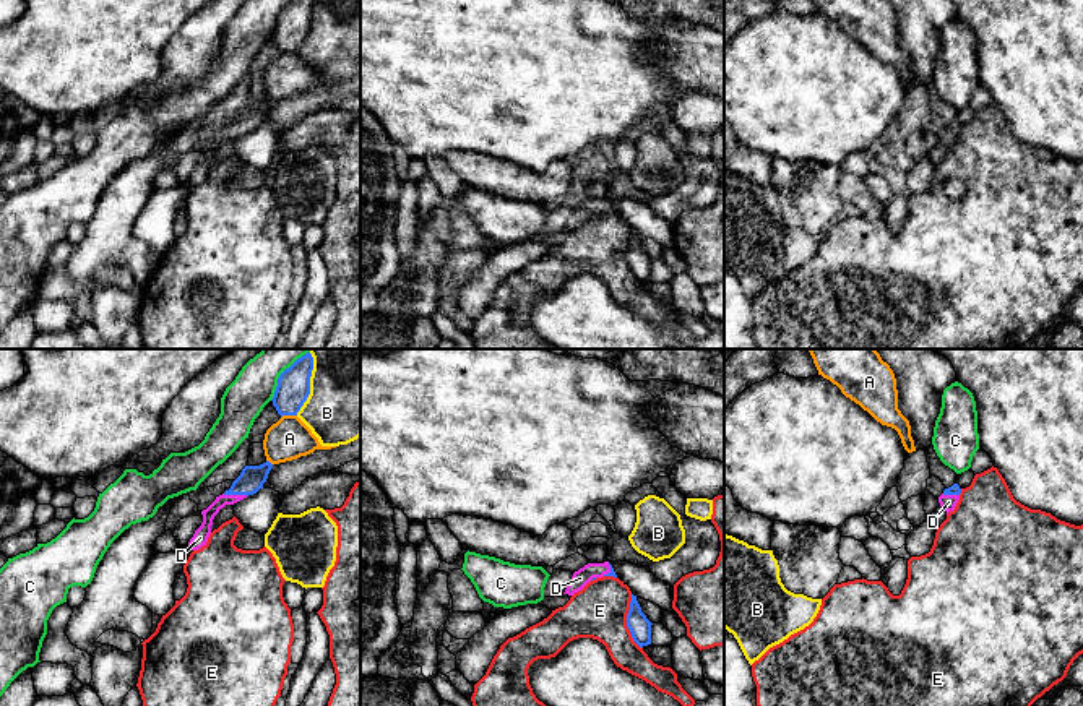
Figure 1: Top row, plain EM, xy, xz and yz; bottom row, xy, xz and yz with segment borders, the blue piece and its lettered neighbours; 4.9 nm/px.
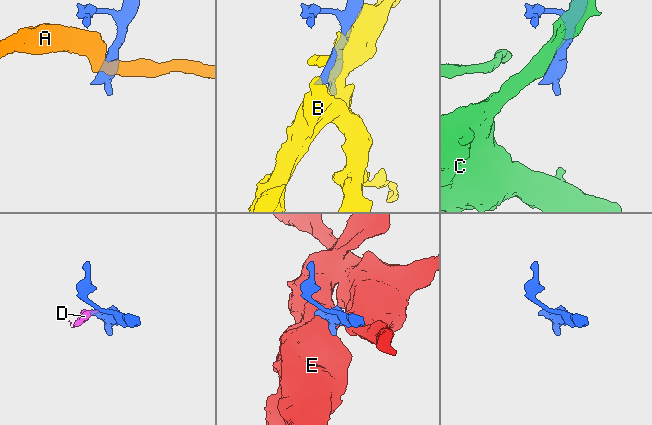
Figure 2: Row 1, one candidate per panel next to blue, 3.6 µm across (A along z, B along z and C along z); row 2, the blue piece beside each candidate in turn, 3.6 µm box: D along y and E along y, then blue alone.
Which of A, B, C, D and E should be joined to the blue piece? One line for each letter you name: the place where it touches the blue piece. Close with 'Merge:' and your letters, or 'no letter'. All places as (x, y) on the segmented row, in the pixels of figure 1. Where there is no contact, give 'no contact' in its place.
D: xy (236, 494)
Merge: D

